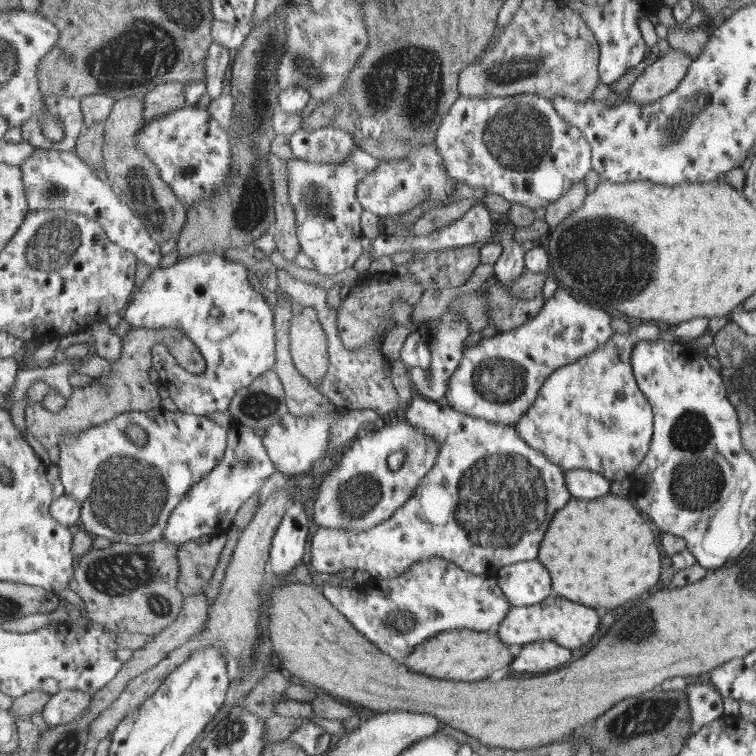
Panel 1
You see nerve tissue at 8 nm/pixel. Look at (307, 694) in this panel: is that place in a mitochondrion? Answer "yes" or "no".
no

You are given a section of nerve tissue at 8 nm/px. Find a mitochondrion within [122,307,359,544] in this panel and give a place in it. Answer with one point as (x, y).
(257, 405)

